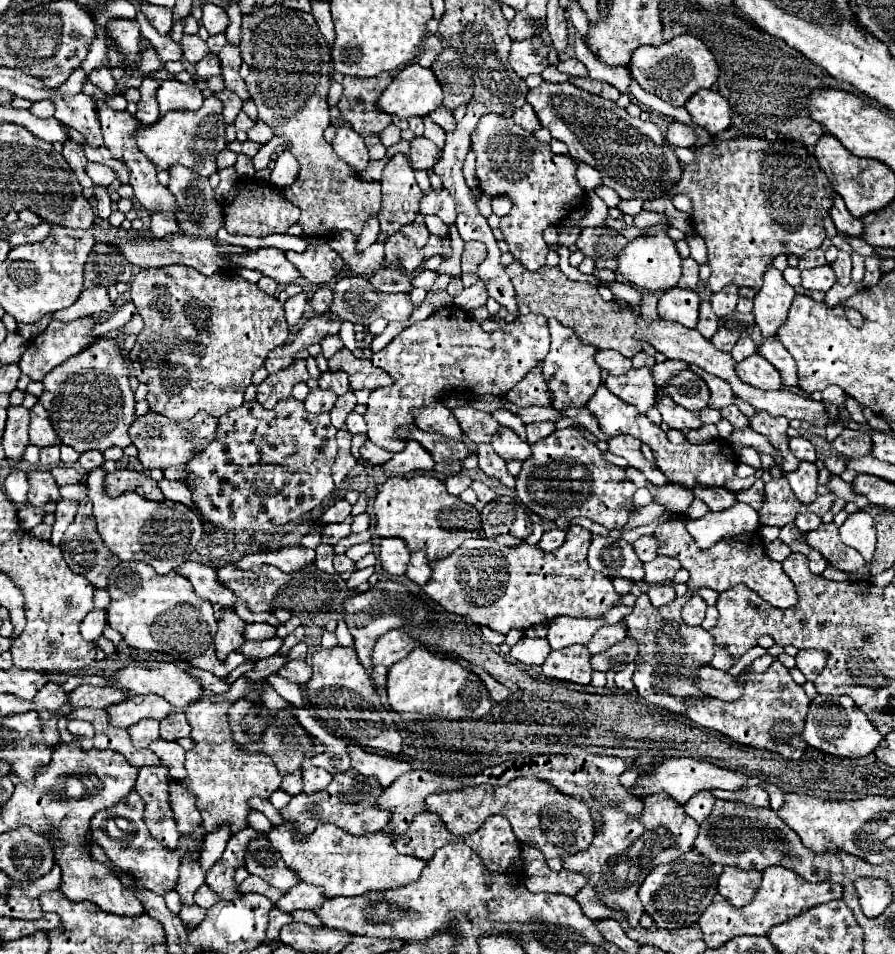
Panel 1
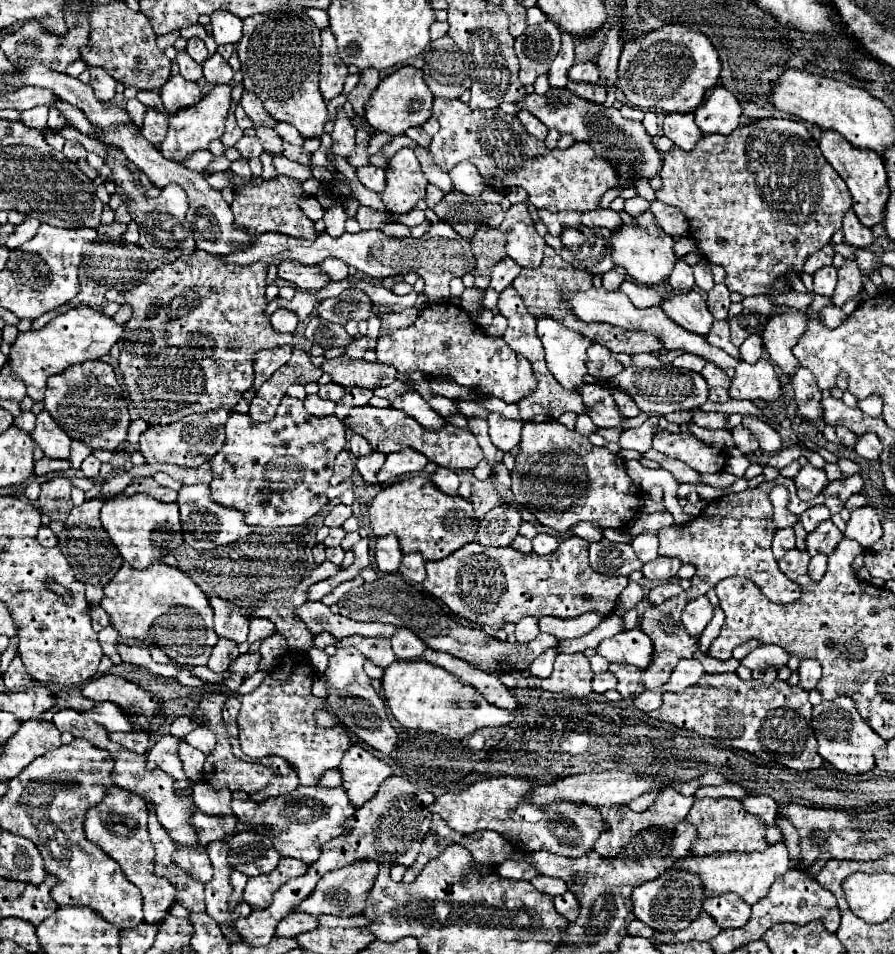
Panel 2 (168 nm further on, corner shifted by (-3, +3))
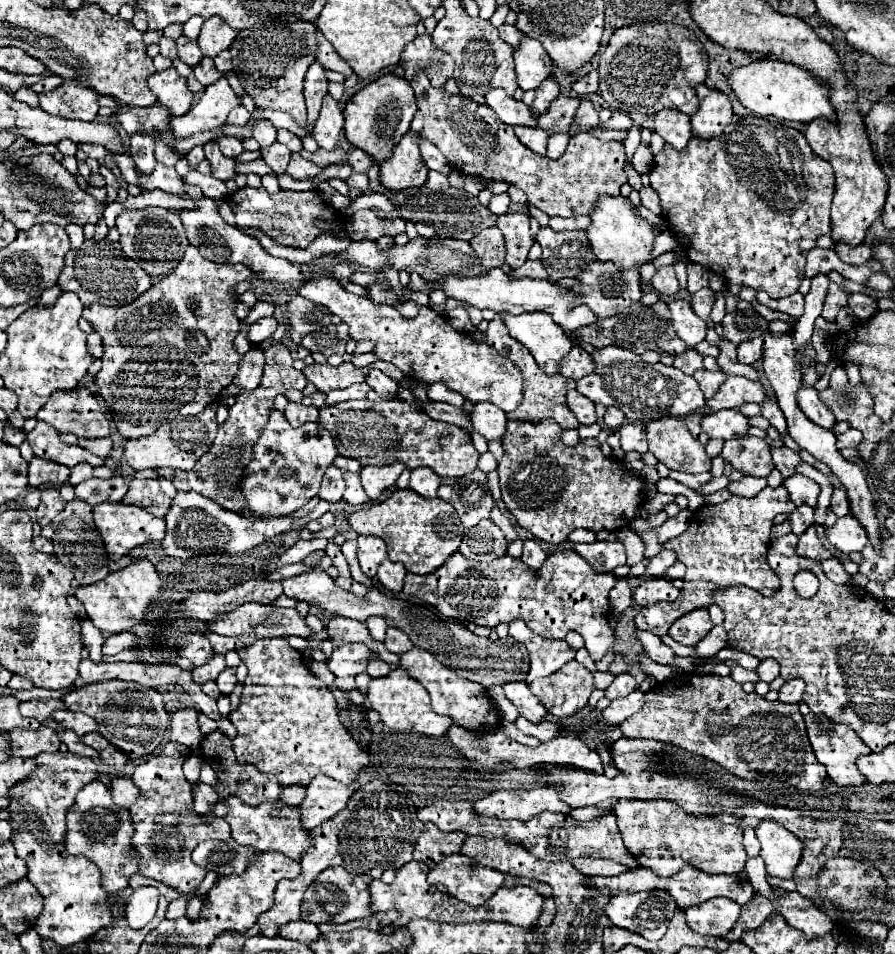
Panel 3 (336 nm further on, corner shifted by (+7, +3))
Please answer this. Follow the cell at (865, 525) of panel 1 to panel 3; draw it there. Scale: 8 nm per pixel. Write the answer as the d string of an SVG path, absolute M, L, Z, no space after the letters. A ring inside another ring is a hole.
M851 515L837 519L835 525L829 527L825 533L829 543L843 553L855 553L855 551L861 553L869 541L865 535L865 529Z

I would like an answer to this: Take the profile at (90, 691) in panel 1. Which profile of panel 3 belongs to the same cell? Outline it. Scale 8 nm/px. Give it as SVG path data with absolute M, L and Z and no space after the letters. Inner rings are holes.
M31 699L19 705L19 711L23 717L35 717L41 725L47 725L47 719L57 709L61 709L59 699Z

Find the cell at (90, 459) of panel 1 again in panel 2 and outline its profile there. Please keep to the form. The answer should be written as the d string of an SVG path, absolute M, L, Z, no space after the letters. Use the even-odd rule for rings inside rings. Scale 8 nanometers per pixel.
M89 455L83 465L81 465L81 471L85 477L97 477L99 475L99 467L101 467L101 461L95 457L95 455Z

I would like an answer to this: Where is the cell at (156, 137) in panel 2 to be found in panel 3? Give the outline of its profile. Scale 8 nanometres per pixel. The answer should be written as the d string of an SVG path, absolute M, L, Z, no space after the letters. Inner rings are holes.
M133 135L131 137L131 157L135 161L137 175L151 175L157 165L153 139L149 139L149 135Z

